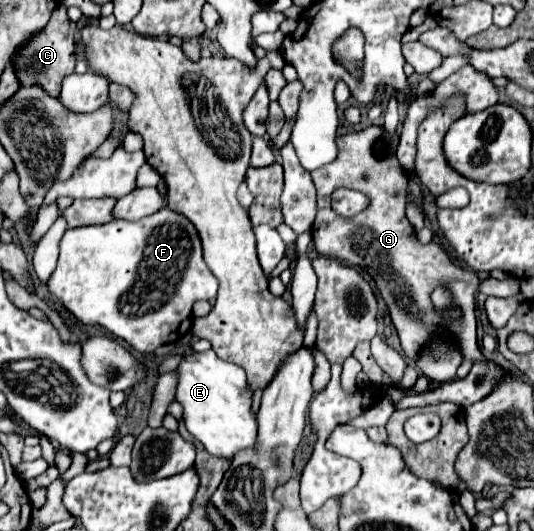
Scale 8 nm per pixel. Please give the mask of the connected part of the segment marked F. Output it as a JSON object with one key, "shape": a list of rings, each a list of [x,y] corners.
{"shape":[[[164,207],[148,217],[142,217],[138,221],[124,221],[124,219],[114,219],[110,223],[104,225],[90,225],[90,227],[74,227],[74,229],[66,229],[62,241],[60,241],[60,257],[58,257],[58,267],[52,273],[50,281],[48,281],[48,291],[52,297],[56,297],[58,301],[62,301],[62,305],[84,325],[100,325],[106,331],[110,331],[114,337],[124,339],[132,349],[136,349],[138,353],[152,353],[156,351],[160,345],[166,343],[174,343],[180,337],[184,337],[190,331],[190,323],[192,323],[192,305],[200,299],[210,301],[216,297],[216,289],[218,289],[218,279],[214,277],[214,273],[208,269],[208,265],[202,259],[202,243],[200,243],[200,235],[196,231],[196,227],[180,213],[174,213],[172,209]]]}

